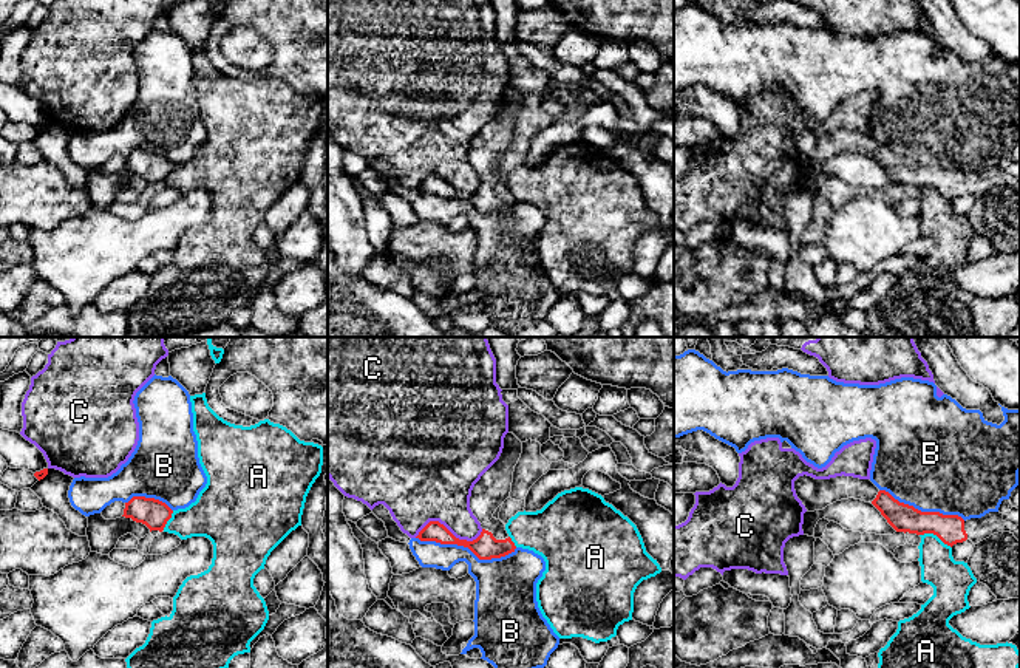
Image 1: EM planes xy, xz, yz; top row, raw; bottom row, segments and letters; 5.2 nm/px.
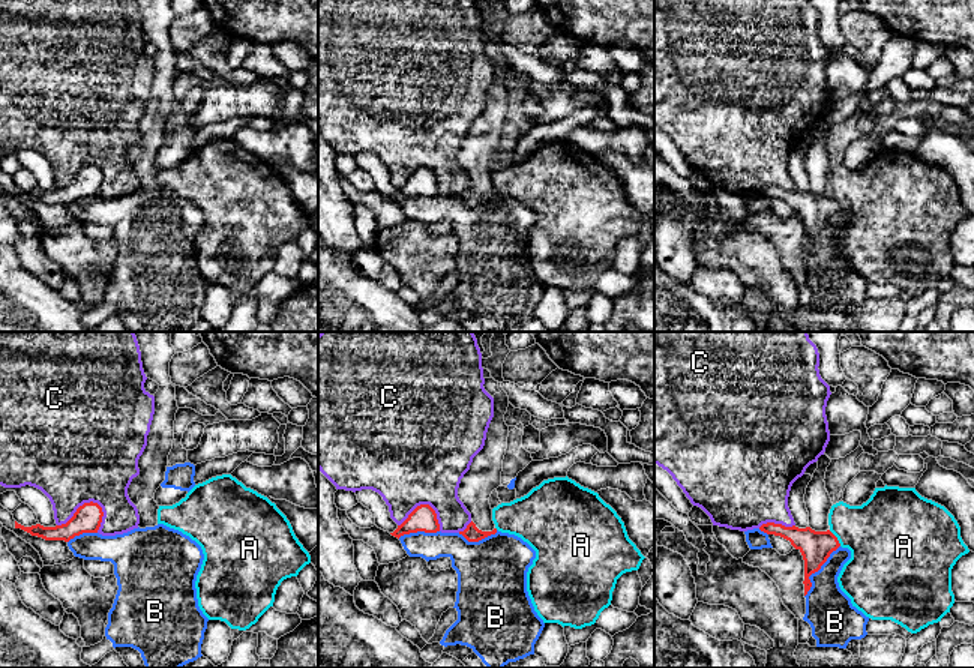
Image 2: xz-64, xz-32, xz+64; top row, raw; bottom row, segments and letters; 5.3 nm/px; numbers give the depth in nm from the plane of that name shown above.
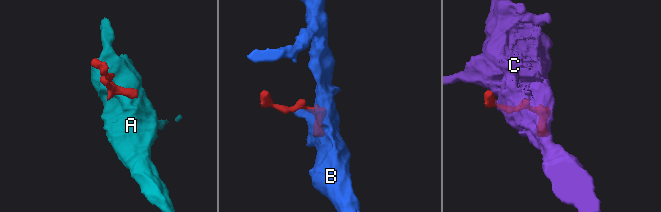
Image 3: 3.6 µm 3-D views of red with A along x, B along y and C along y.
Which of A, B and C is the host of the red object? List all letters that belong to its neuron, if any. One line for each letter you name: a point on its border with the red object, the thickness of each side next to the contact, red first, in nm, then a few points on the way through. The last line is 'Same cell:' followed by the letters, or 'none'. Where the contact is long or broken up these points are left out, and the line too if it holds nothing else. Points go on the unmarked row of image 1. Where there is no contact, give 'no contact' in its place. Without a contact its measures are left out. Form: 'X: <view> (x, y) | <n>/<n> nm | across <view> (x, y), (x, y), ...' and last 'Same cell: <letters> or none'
Same cell: none

